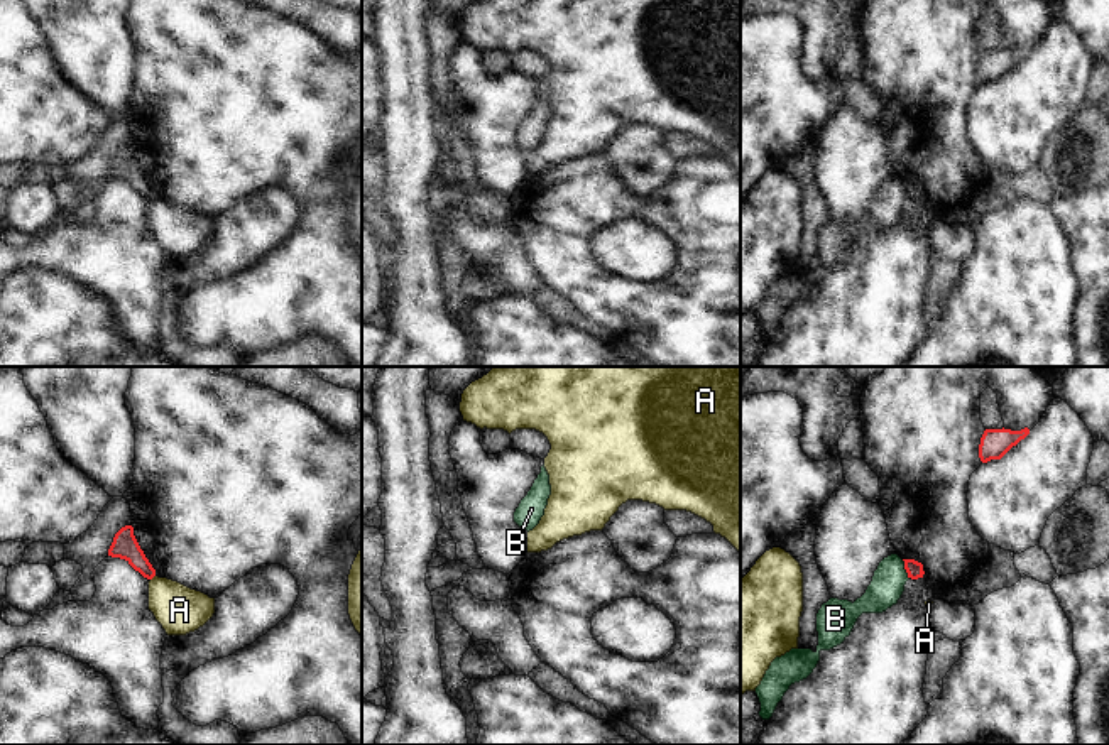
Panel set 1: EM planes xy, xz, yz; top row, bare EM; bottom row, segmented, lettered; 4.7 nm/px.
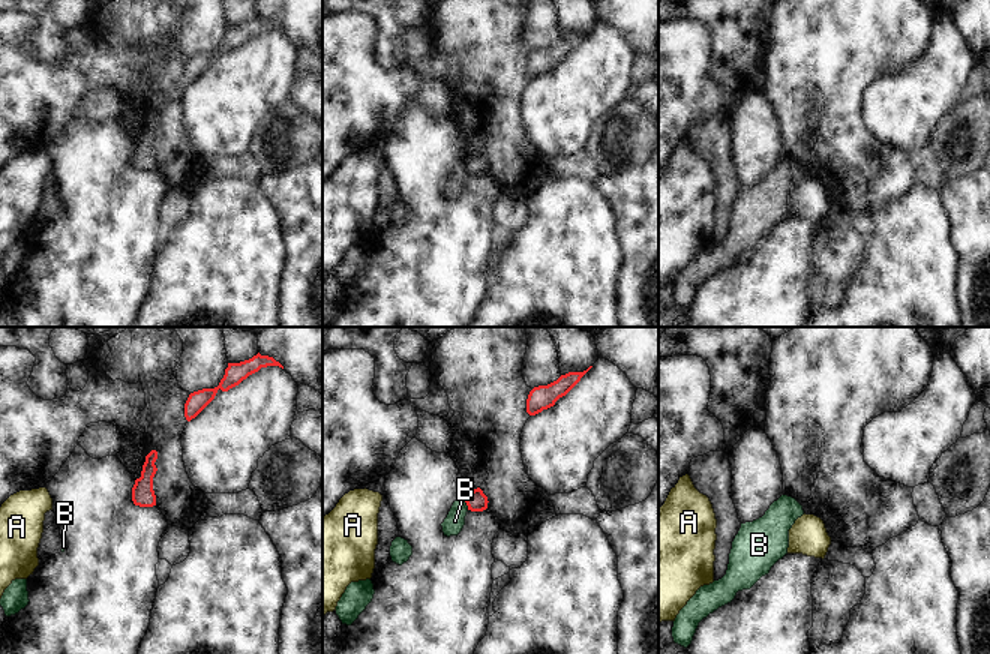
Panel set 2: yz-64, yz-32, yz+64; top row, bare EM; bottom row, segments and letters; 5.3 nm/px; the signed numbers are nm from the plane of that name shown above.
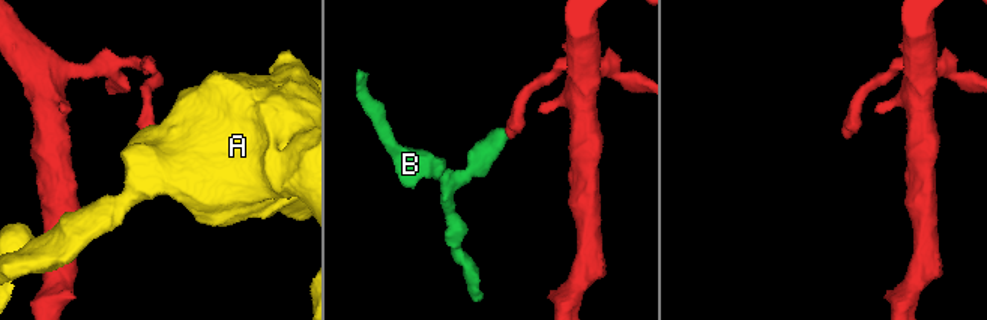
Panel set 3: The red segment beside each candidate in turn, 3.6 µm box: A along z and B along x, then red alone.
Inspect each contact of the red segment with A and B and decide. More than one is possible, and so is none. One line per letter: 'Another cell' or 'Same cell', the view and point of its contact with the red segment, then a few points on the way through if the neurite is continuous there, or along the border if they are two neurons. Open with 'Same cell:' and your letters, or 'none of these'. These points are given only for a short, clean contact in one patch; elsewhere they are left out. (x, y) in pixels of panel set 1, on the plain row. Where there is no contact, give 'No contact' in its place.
Same cell: none of these
A: Another cell. Touches red at xy (152, 198)
B: Another cell. Touches red at yz (906, 191). Boundary: yz (901, 181), (908, 200)

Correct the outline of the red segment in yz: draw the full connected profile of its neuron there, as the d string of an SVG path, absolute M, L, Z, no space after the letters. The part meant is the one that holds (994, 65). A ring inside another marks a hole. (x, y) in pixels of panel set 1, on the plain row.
M1024 49L1021 52L1011 51L986 51L981 66L979 66L979 79L982 84L991 81L1001 81L1013 68L1016 68L1021 61L1030 56L1030 51Z

